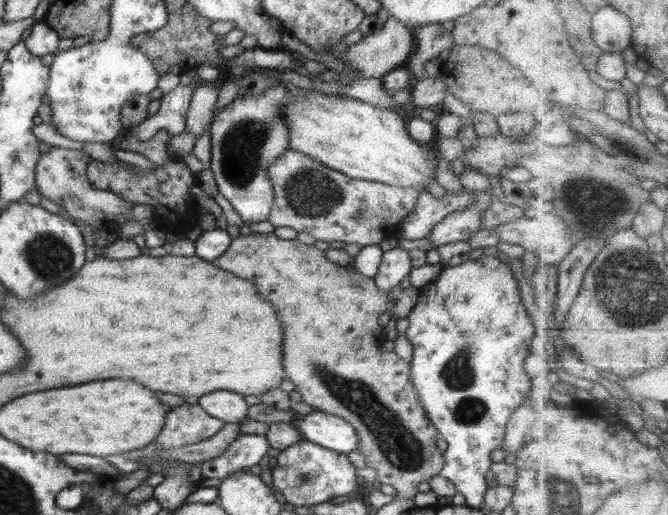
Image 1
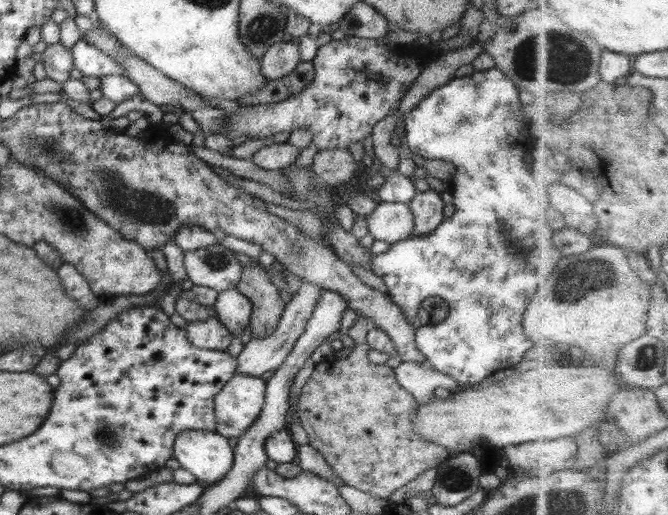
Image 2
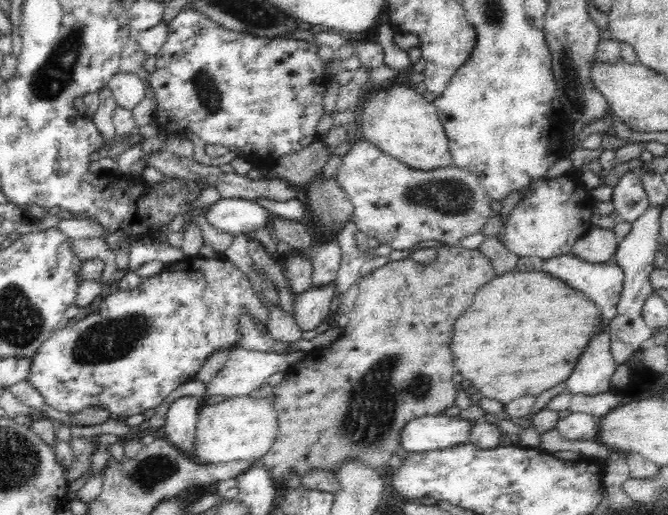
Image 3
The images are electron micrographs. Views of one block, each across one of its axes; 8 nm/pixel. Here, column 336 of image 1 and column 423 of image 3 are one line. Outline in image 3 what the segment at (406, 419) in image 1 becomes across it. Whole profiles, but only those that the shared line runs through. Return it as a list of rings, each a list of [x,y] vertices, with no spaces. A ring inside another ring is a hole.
[[[458,244],[456,246],[441,245],[440,248],[436,247],[435,249],[437,257],[430,264],[418,263],[410,256],[402,260],[388,259],[383,266],[362,277],[358,282],[358,296],[354,308],[352,312],[347,312],[348,323],[344,327],[343,333],[330,345],[308,352],[302,360],[289,366],[284,372],[283,380],[272,387],[272,393],[267,396],[267,399],[277,412],[276,438],[270,450],[259,459],[259,464],[268,471],[274,485],[287,483],[292,470],[300,476],[307,474],[308,470],[328,470],[332,472],[336,466],[340,466],[346,460],[361,460],[364,466],[385,472],[389,469],[388,461],[401,447],[398,444],[398,436],[405,428],[406,422],[410,422],[412,418],[420,418],[426,415],[442,415],[446,408],[454,406],[458,387],[452,382],[452,375],[456,372],[453,365],[454,355],[450,350],[454,324],[470,308],[477,290],[491,282],[496,273],[492,268],[490,259],[479,248],[470,250],[462,248]]]

